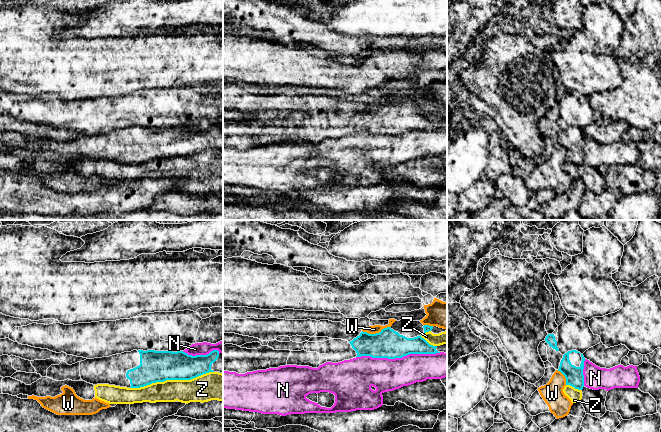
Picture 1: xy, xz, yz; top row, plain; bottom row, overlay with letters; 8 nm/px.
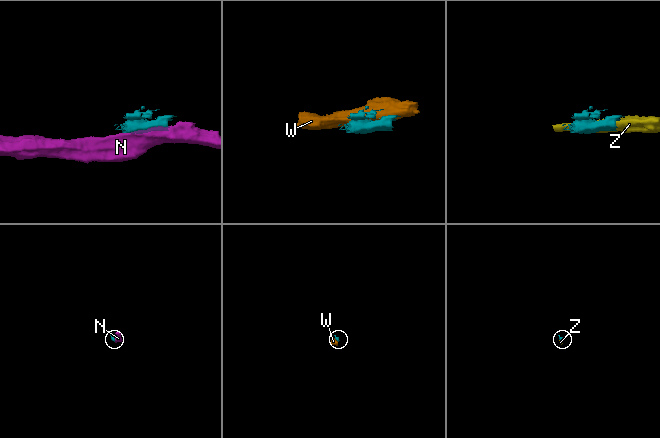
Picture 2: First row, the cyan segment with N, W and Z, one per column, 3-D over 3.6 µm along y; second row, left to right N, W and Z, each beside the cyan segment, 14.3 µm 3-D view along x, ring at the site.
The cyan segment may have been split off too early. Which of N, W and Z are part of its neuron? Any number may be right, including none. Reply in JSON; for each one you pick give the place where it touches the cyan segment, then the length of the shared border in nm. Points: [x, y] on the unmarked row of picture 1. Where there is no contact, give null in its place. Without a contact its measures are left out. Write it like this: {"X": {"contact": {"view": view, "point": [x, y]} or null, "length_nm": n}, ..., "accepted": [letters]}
{"accepted": []}

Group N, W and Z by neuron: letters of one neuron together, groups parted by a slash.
N / W / Z

